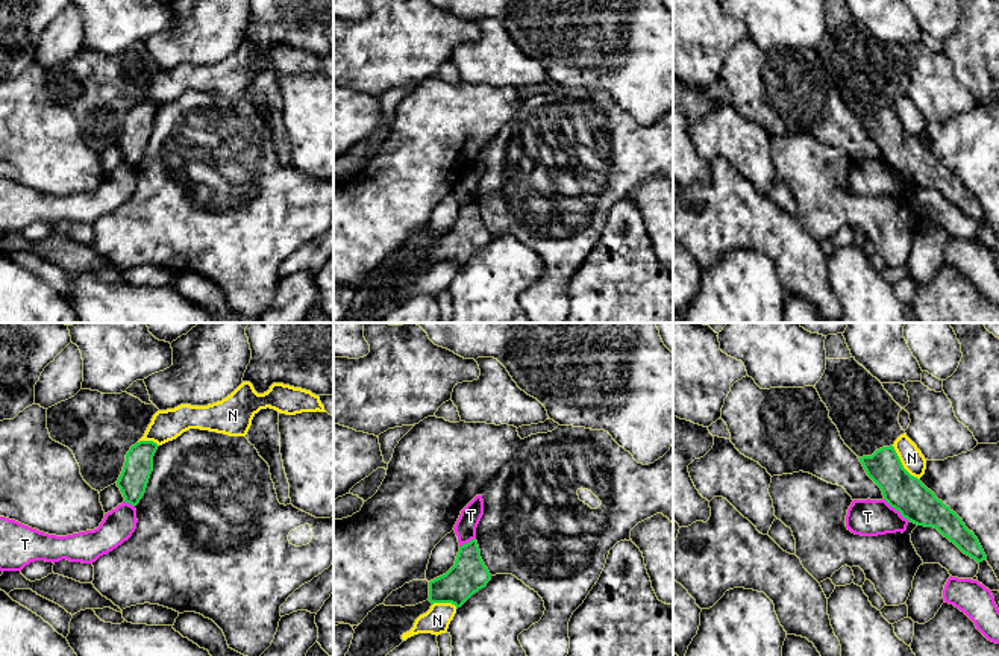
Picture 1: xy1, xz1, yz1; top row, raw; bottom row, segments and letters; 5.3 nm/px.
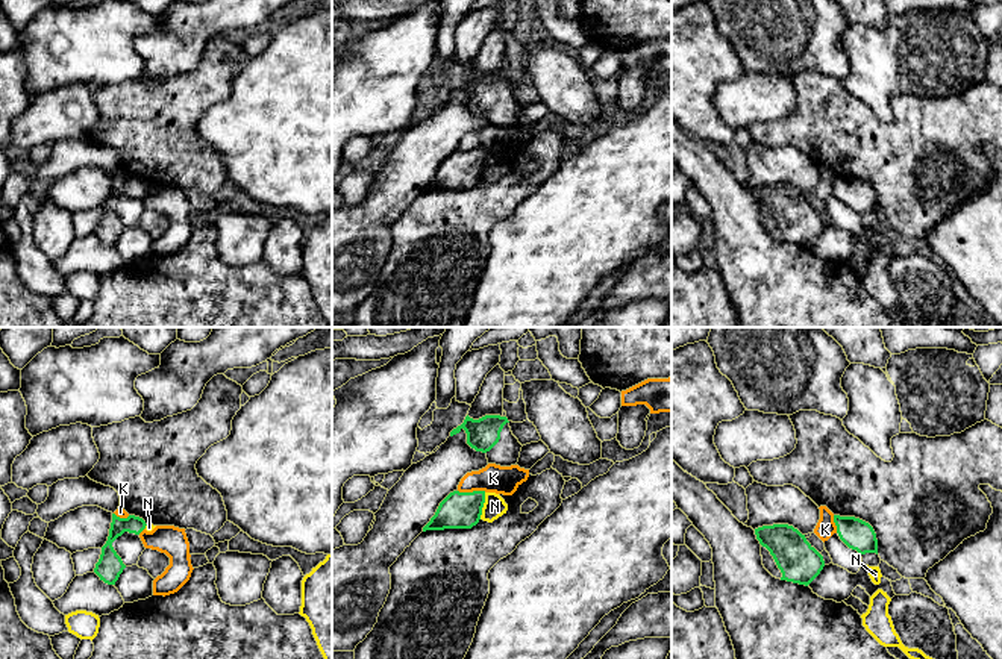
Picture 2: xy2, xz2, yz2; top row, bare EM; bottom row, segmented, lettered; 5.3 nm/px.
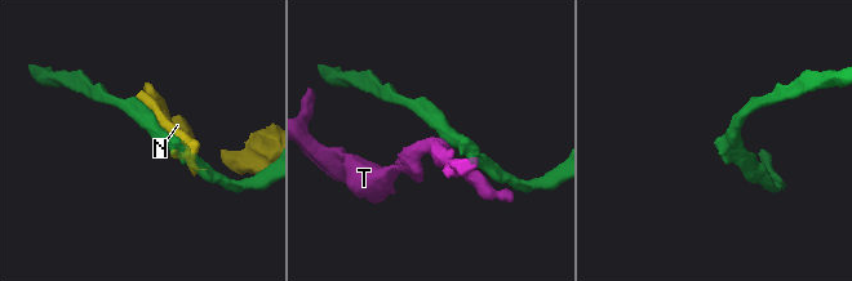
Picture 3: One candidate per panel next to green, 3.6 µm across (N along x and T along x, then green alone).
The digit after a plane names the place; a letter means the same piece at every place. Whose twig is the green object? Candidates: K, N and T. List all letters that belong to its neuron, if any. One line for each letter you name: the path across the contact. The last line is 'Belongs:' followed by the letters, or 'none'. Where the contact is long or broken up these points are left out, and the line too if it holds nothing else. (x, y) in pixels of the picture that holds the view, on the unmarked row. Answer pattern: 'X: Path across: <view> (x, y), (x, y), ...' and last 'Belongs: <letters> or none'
Belongs: none

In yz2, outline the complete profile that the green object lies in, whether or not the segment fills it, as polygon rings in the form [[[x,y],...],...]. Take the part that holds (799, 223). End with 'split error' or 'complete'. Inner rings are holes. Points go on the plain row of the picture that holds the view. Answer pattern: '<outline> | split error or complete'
[[[762,186],[755,195],[762,226],[776,239],[808,247],[825,227],[823,217],[793,186]]] | split error

